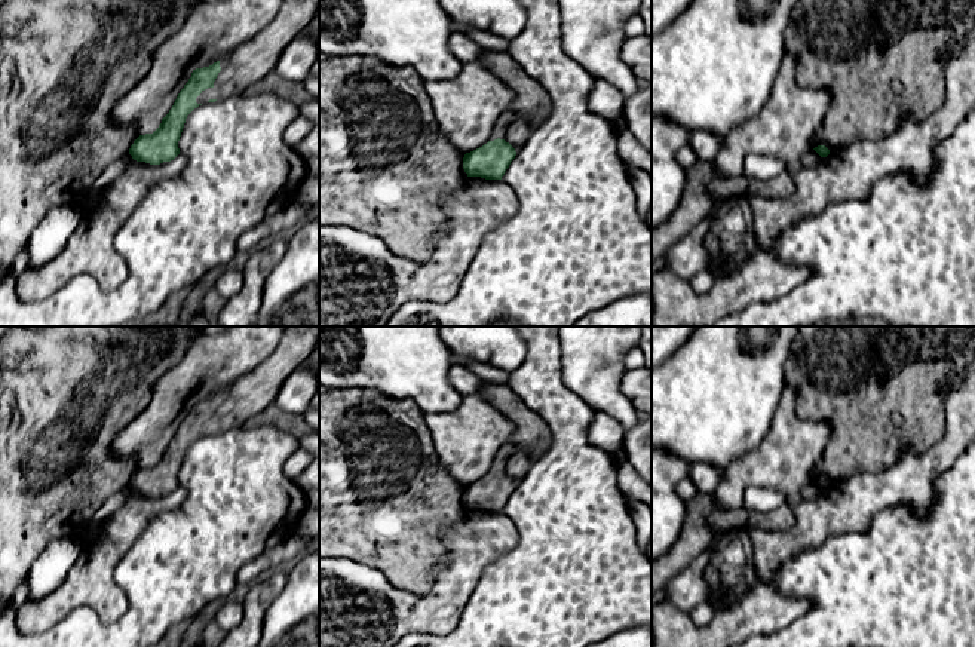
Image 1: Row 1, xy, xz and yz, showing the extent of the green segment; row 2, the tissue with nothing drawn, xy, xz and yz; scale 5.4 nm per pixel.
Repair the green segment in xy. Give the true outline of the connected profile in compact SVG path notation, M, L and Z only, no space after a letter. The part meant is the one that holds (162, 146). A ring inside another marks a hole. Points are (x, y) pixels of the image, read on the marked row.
M283 0L279 12L232 55L193 70L159 128L134 141L129 148L132 159L150 165L174 160L180 154L178 141L186 119L194 108L240 95L251 85L270 80L282 52L291 40L303 34L318 4L319 0ZM224 68L230 68L233 77L217 83L215 79Z

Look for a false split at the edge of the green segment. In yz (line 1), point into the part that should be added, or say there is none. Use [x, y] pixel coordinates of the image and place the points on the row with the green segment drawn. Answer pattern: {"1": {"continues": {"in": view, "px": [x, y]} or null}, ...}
{"1": {"continues": null}}

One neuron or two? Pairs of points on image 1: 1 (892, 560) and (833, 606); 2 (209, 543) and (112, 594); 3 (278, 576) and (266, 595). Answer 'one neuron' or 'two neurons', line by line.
1: one neuron
2: two neurons
3: one neuron

